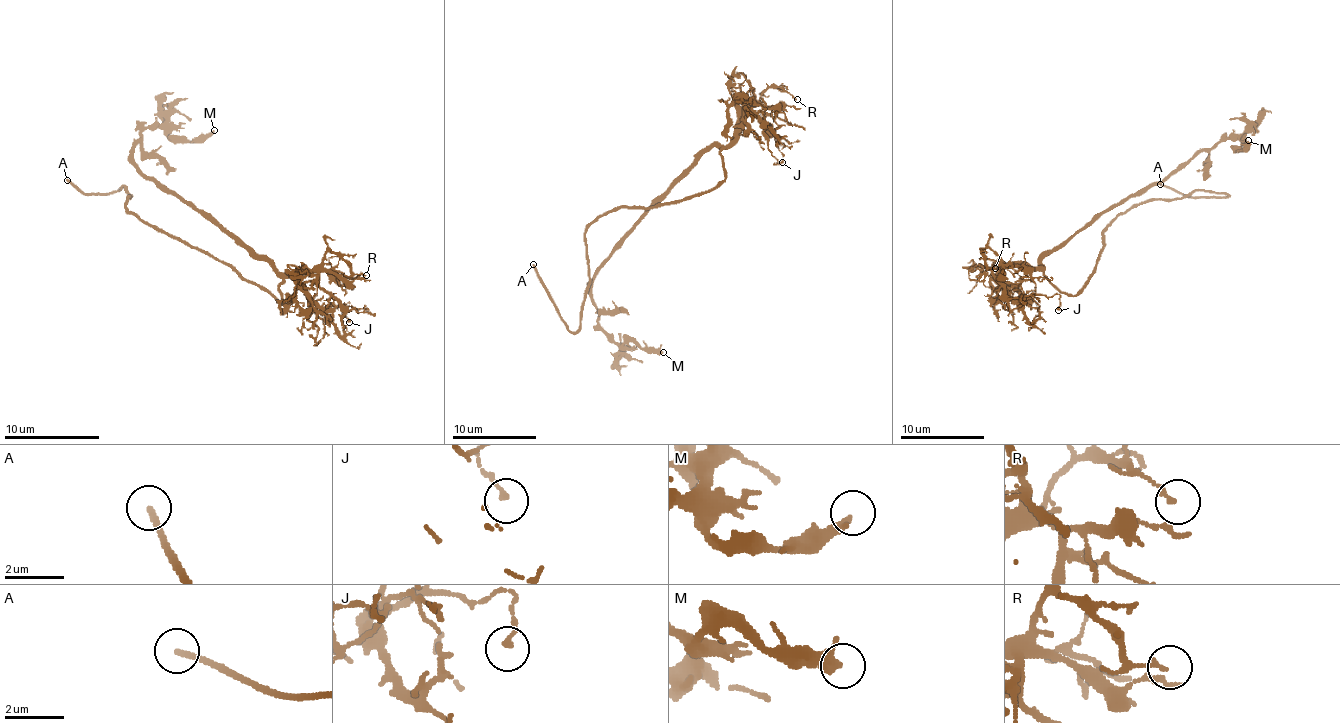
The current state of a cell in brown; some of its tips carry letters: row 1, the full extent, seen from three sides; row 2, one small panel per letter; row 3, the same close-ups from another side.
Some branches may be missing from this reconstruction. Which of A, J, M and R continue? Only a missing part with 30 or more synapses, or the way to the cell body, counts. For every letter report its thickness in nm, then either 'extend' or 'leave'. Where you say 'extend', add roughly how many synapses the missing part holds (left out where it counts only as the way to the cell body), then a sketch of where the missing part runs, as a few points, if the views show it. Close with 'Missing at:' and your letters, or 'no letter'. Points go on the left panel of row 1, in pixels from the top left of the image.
A: 190 nm | extend
J: 150 nm | leave
M: 340 nm | leave
R: 80 nm | leave
Missing at: A

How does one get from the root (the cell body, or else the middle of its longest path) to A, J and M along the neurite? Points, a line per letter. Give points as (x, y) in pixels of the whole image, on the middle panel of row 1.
A: (723, 168), (723, 179), (709, 191), (650, 208), (610, 210), (585, 231), (589, 285), (575, 331), (533, 264)
J: (723, 168), (721, 151), (734, 135), (738, 103), (763, 126), (774, 164), (782, 162)
M: (723, 168), (723, 147), (713, 145), (640, 221), (592, 283), (598, 321), (615, 342), (636, 342), (663, 352)

